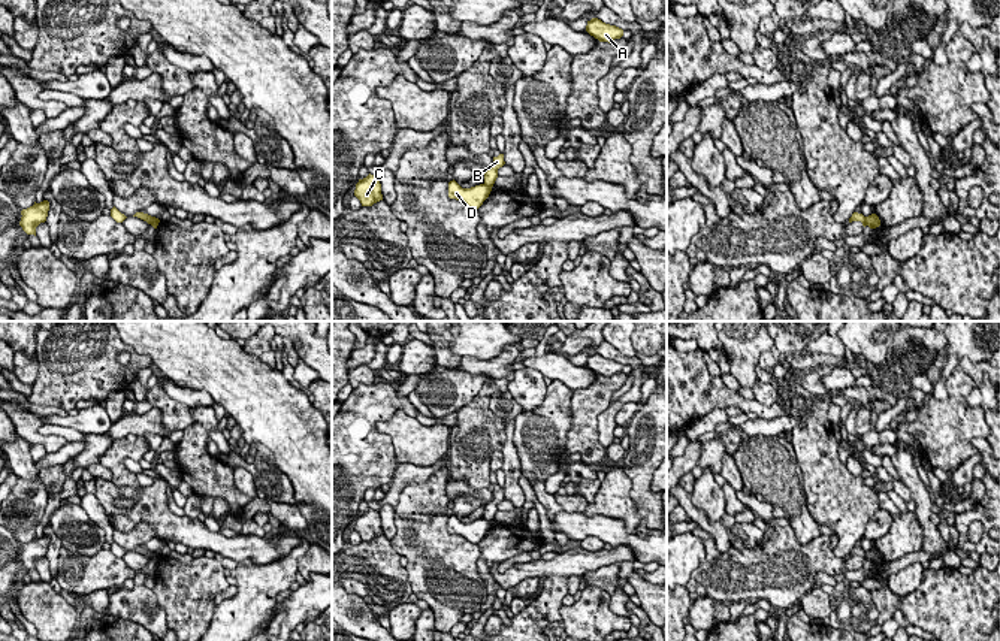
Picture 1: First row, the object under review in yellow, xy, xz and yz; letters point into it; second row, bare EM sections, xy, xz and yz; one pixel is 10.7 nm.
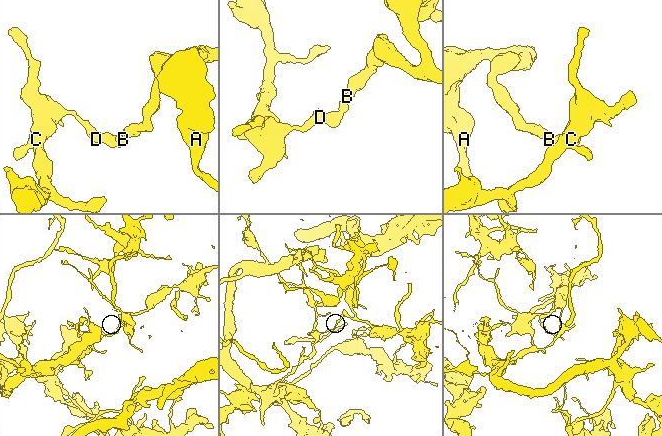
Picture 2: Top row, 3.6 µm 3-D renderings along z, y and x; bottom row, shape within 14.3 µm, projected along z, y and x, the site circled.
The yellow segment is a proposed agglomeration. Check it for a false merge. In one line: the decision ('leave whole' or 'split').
split

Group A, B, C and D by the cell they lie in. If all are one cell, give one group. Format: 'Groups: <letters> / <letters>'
Groups: A B / C D

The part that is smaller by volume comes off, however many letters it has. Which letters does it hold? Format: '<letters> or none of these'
A, B

